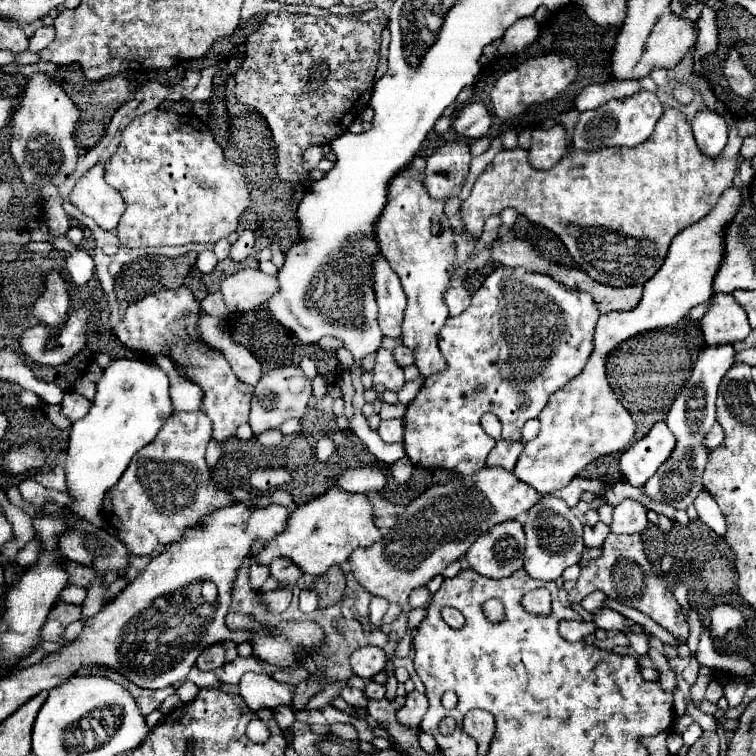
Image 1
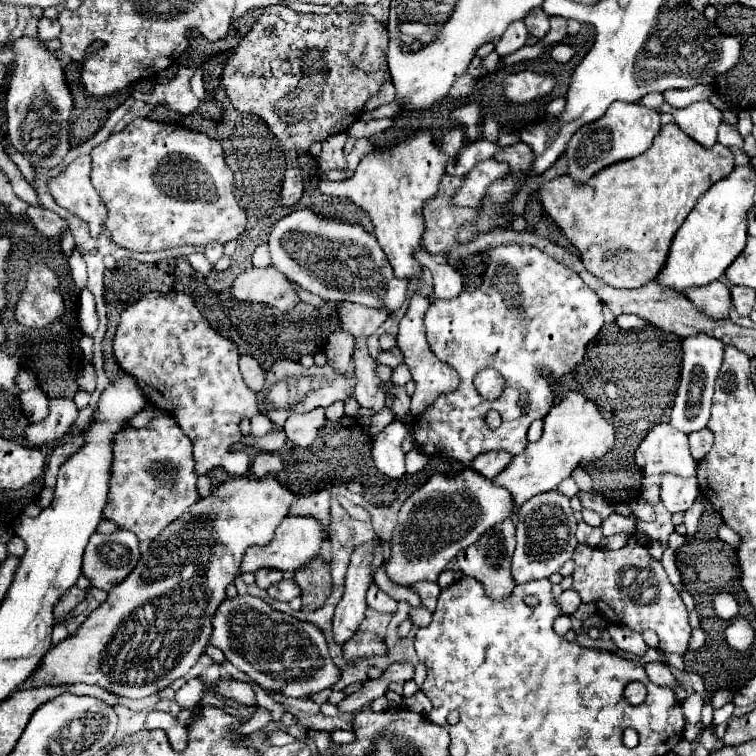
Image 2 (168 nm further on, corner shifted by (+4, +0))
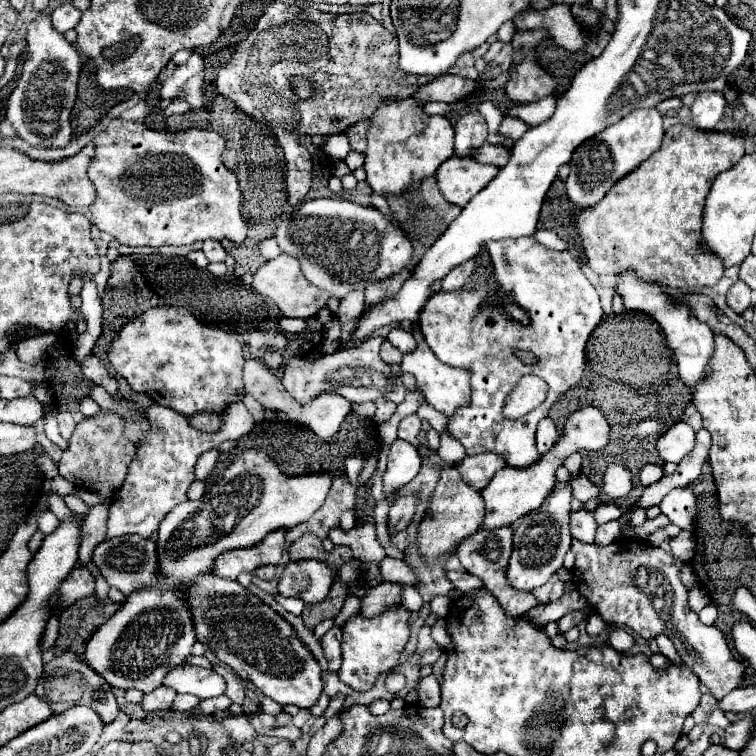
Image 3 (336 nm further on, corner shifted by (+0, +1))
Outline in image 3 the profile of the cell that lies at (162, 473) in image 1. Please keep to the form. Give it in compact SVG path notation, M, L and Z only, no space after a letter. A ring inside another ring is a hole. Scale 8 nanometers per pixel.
M152 404L146 412L146 418L150 422L150 436L142 446L138 446L136 458L128 466L128 476L124 484L116 490L116 498L110 504L106 540L124 534L138 534L150 538L158 530L158 524L164 520L164 516L174 506L188 500L186 490L194 482L194 466L198 456L206 450L216 448L224 440L238 440L254 428L254 418L244 404L230 404L226 424L216 434L206 434L192 428L188 420L184 420L184 416L160 404Z

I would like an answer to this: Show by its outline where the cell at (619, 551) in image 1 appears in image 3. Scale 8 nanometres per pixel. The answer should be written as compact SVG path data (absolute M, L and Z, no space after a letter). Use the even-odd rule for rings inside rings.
M624 538L606 548L573 539L570 550L576 556L576 564L572 568L574 586L586 596L606 624L626 626L646 640L666 634L674 642L684 664L700 678L716 700L722 700L742 684L746 664L734 660L722 630L702 624L698 614L688 608L688 590L678 578L678 566L672 554L644 542Z

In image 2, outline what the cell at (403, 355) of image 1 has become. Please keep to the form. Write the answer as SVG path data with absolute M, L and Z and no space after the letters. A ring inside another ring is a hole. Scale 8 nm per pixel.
M392 347L392 349L388 349L388 351L382 351L380 355L378 355L378 363L382 363L382 365L388 365L388 367L398 367L400 363L402 363L402 359L404 359L404 355L400 353L400 349L398 347Z

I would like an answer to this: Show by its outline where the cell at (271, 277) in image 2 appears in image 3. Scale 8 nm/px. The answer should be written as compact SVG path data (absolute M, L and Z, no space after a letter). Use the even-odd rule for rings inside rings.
M280 254L278 258L266 262L262 268L258 268L258 272L254 274L252 288L256 292L268 296L272 302L276 302L280 312L288 318L310 318L320 308L324 308L326 302L332 298L332 294L328 294L328 292L316 288L314 284L310 284L302 274L300 262L294 256L288 256L288 254Z

